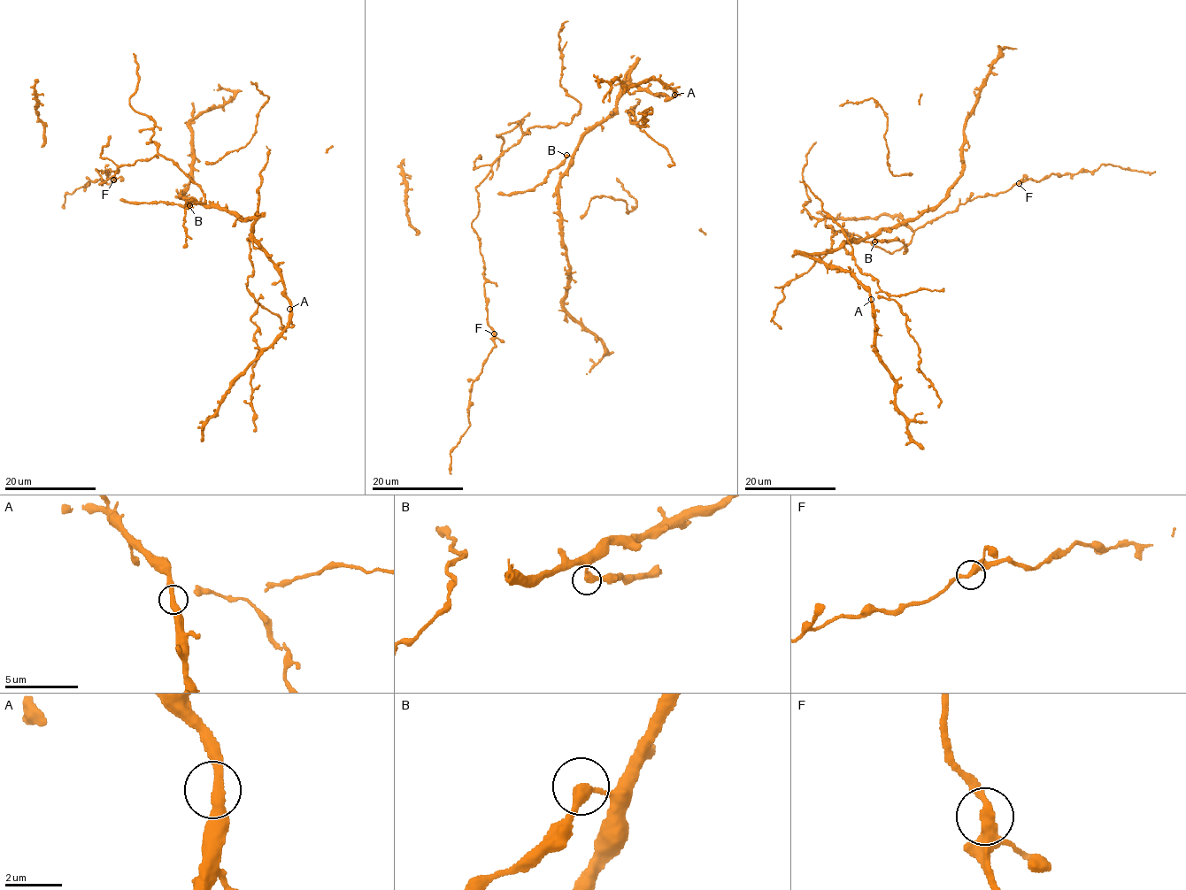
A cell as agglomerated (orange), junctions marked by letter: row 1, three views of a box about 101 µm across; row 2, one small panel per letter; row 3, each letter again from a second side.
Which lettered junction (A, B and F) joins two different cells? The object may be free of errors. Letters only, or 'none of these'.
none of these

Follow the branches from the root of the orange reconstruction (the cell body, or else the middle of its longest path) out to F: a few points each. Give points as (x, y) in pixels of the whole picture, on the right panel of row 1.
F: (827, 226), (894, 253), (927, 223), (968, 201), (997, 195), (1019, 183)

